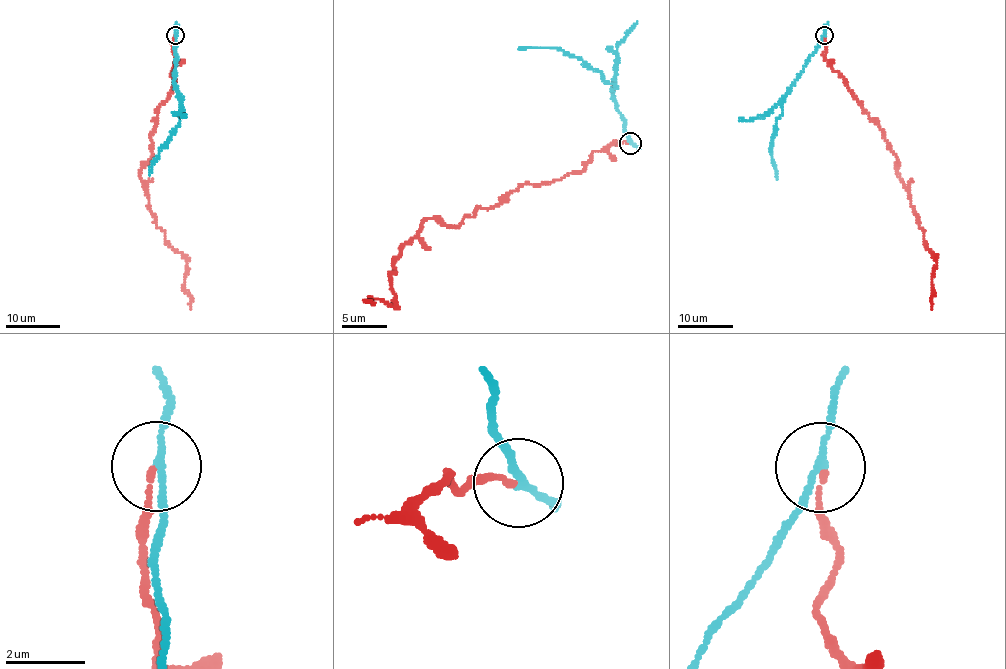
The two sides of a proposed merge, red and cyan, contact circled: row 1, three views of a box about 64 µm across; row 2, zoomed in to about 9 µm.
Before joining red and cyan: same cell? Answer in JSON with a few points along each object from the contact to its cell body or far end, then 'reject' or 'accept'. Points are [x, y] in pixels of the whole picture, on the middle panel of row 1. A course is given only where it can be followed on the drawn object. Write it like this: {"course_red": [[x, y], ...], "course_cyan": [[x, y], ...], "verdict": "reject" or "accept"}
{"course_red": [[630, 143], [615, 140], [582, 171], [523, 184], [454, 225], [425, 220], [392, 261], [393, 306], [364, 302]], "course_cyan": [[630, 143], [623, 131], [625, 122], [610, 98], [616, 86], [602, 81], [600, 71], [559, 48], [518, 49]], "verdict": "reject"}

